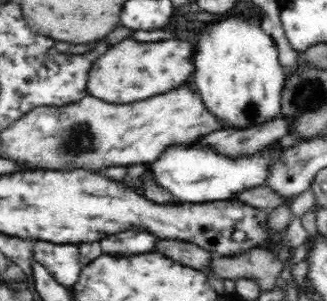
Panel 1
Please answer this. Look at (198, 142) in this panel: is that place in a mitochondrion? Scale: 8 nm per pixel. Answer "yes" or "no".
no

